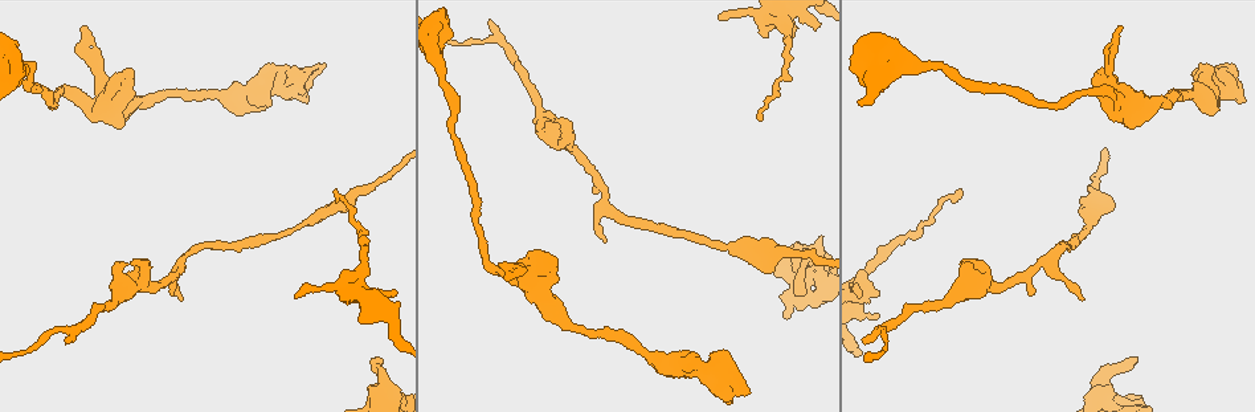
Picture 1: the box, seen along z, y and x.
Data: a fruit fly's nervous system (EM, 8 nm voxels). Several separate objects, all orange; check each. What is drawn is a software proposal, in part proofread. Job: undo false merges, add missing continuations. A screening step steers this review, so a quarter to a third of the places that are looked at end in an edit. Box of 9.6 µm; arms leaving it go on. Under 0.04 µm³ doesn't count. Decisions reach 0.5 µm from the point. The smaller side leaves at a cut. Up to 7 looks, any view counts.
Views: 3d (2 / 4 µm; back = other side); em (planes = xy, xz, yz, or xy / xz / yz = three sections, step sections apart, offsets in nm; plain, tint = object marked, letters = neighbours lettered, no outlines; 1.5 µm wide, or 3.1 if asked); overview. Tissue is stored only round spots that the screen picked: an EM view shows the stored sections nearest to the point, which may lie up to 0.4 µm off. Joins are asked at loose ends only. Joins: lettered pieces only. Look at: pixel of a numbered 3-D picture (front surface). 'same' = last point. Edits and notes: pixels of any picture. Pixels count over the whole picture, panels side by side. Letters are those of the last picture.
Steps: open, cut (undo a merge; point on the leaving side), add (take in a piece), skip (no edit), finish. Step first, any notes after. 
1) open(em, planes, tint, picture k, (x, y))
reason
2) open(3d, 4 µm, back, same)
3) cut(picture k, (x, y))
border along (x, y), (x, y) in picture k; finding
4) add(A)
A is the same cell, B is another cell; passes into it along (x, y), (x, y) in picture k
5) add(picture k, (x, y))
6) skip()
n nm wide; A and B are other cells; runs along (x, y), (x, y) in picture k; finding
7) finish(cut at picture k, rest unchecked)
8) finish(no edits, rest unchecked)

open(3d, 2 µm, picture 1, (862, 294))
free end

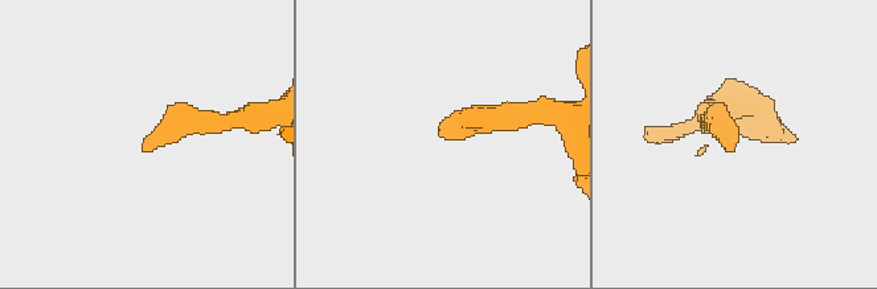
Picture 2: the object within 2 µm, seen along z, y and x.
open(em, planes, tint, picture 2, (731, 146))

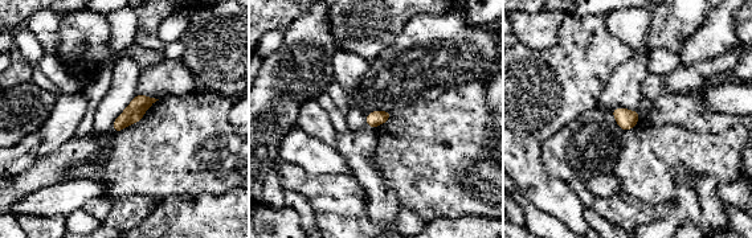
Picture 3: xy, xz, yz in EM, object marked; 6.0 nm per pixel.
open(em, planes, letters, same)
see the neighbours

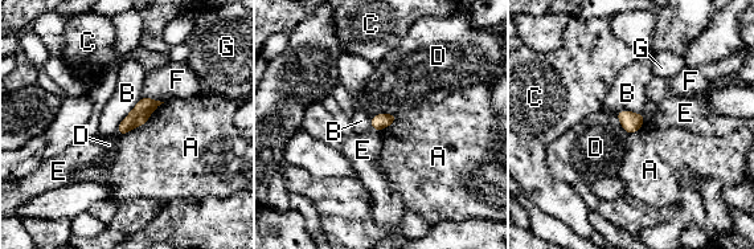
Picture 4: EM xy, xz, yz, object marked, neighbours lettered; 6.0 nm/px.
skip()
A, B, C, D, E, F and G are other cells; border along (164, 102), (143, 123), (121, 135) in picture 4; no lettered piece goes on from it

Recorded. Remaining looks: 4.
open(3d, 4 µm, picture 1, (378, 358))
an open end

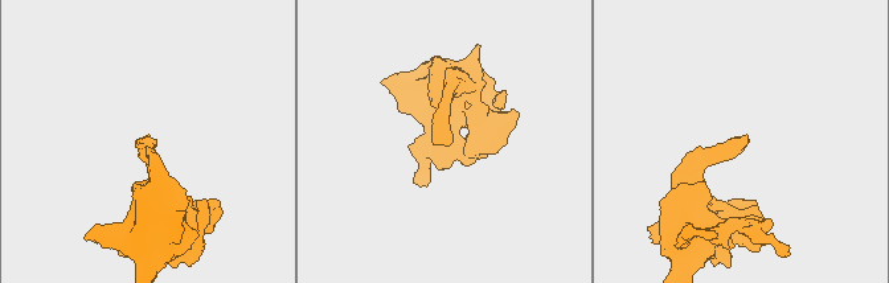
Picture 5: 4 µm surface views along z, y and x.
open(em, planes, letters, picture 5, (152, 142))
need the tissue

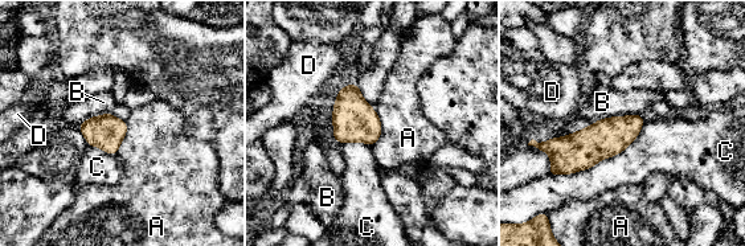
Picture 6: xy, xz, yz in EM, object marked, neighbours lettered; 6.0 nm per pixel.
skip()
A, B, C and D are other cells; border along (376, 110), (380, 136), (371, 146) in picture 6; none of them fits

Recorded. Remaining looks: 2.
open(em, planes, tint, picture 1, (103, 109))
abrupt turn

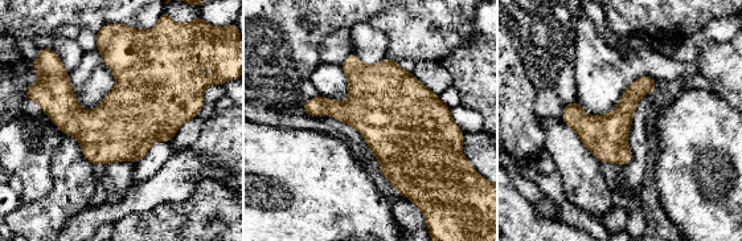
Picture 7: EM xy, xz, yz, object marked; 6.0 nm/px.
open(em, planes, letters, same)

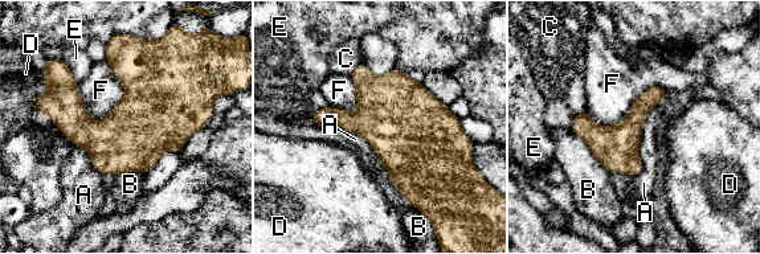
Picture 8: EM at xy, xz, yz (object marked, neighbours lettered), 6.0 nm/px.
skip()
480 nm wide; A, B, C, D, E and F are other cells; border along (106, 58), (125, 97), (92, 122) in picture 8; one cell here

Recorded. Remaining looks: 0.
finish(no edits, rest unchecked)

